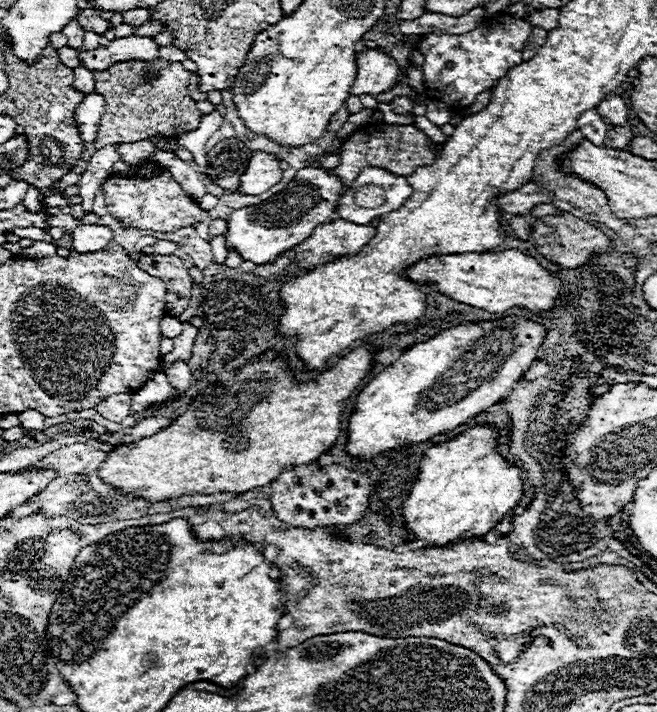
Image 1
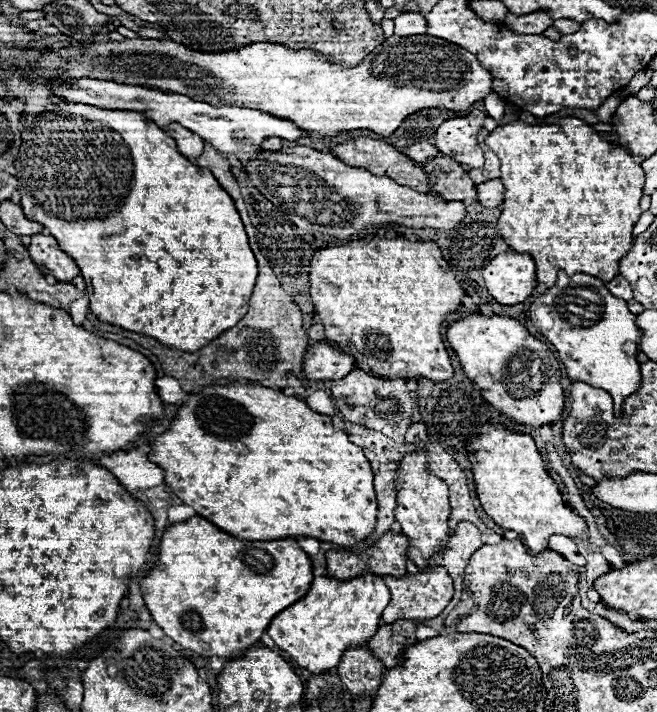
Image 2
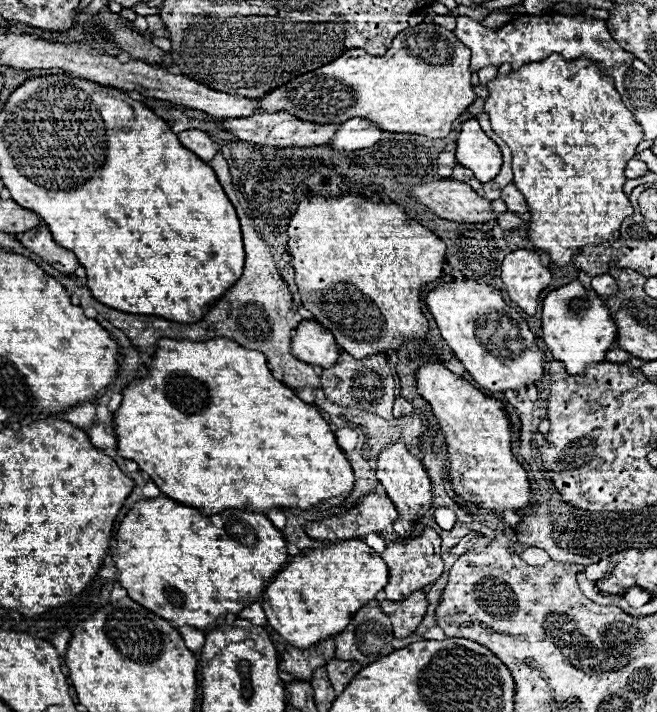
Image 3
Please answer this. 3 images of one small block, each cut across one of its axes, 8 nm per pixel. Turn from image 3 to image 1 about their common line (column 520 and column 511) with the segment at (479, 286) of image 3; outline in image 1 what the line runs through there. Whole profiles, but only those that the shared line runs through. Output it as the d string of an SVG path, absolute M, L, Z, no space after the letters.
M508 316L496 322L460 324L456 328L442 330L428 342L412 346L396 362L372 378L356 396L354 410L348 420L346 452L358 462L372 460L408 444L422 444L436 434L446 434L460 424L466 424L468 418L488 410L492 404L498 404L508 390L514 388L522 372L536 360L544 336L544 326L522 316Z

